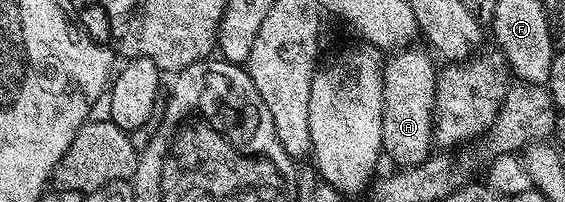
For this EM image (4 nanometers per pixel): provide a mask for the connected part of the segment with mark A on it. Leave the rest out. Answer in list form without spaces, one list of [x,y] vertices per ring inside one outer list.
[[[410,45],[394,50],[384,60],[381,68],[383,73],[381,145],[384,154],[388,158],[390,155],[397,162],[398,168],[419,165],[428,159],[435,147],[435,108],[439,67],[438,64],[433,64],[434,56],[424,46],[421,46],[422,48],[417,46]]]

